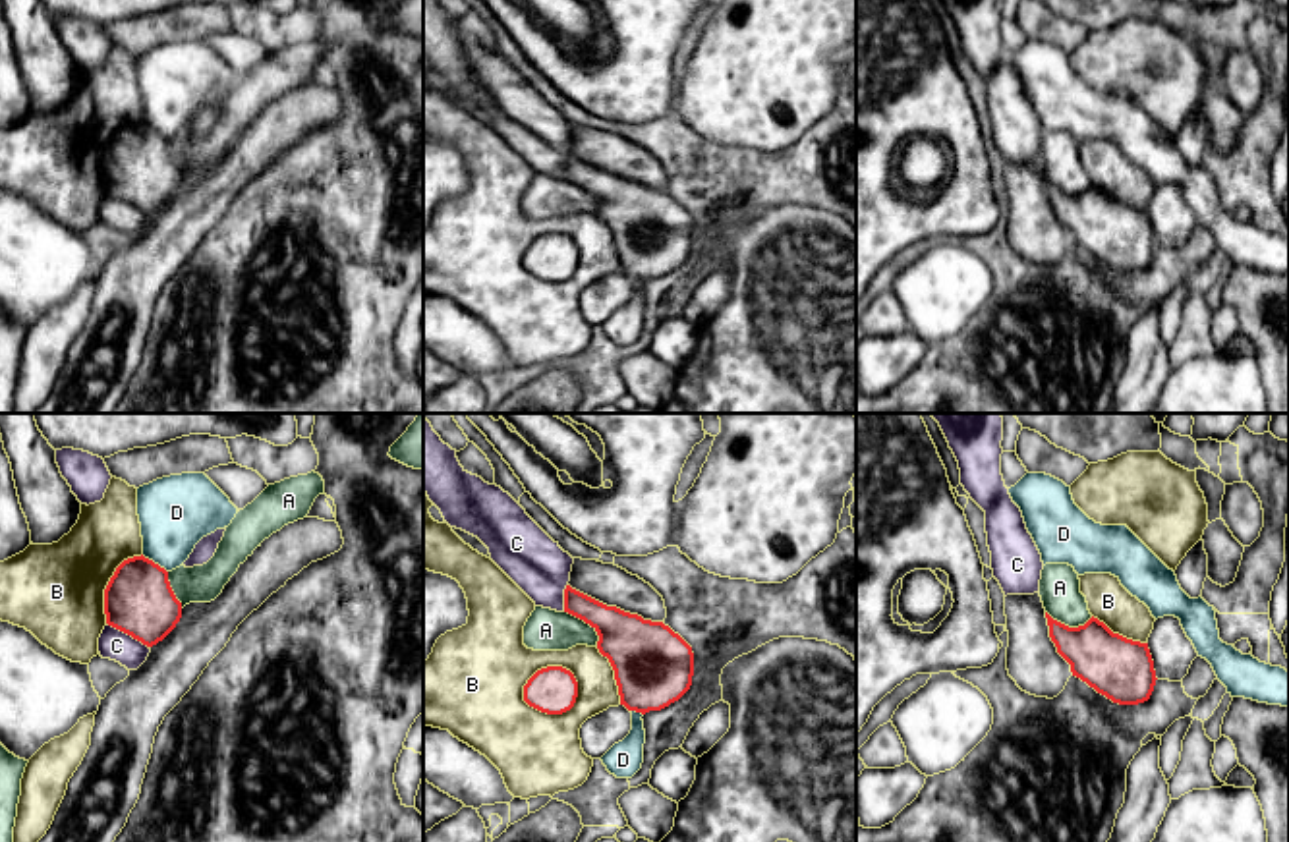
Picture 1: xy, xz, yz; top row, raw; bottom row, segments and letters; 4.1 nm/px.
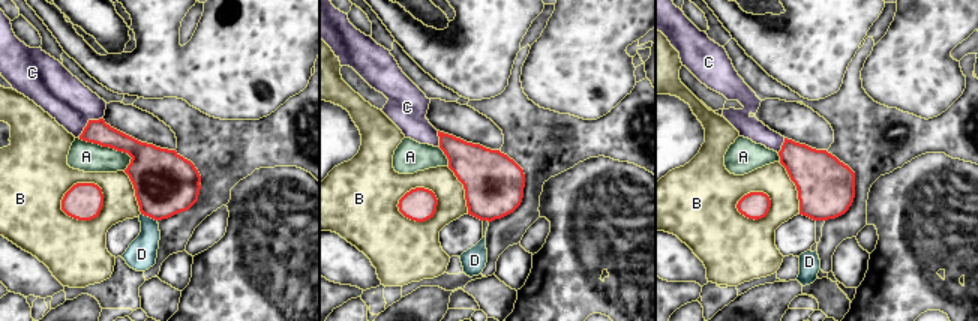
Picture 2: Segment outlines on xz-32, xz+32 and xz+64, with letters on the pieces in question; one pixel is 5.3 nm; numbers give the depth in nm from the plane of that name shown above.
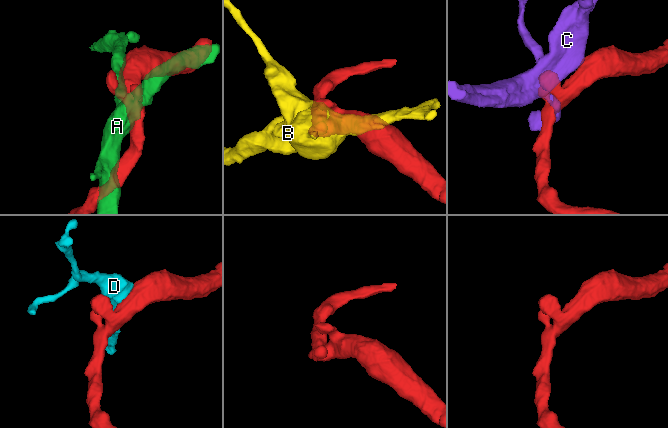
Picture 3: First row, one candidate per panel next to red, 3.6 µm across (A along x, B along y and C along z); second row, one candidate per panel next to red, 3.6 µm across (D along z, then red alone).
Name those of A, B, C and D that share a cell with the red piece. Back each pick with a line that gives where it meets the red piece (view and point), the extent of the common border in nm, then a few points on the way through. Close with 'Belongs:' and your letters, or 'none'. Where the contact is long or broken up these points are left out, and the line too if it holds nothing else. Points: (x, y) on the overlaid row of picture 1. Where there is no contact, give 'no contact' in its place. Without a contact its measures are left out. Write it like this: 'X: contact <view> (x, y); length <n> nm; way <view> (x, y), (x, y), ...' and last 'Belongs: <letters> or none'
Belongs: none

